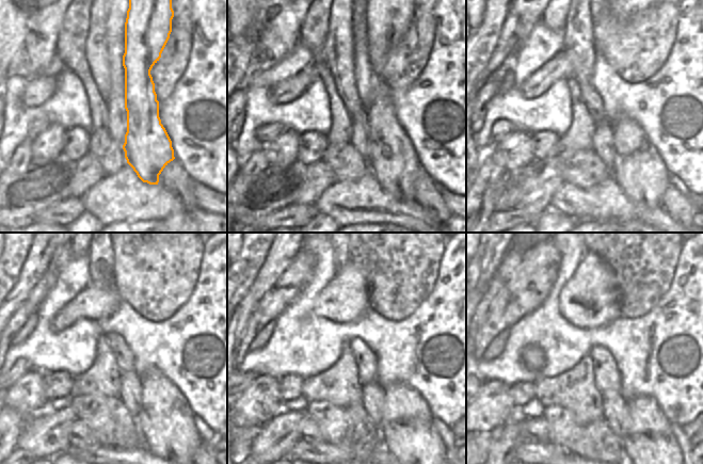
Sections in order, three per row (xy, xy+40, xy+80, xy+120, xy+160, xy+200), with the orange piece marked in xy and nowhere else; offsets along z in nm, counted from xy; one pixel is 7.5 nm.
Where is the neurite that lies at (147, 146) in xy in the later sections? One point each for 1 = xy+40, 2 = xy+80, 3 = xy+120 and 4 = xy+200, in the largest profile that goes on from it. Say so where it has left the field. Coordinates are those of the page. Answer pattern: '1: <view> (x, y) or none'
1: xy+40 (393, 160)
2: xy+80 (638, 169)
3: xy+120 (165, 420)
4: xy+200 (651, 448)

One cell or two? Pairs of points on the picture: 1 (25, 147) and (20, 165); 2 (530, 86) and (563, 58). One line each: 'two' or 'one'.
1: one
2: one

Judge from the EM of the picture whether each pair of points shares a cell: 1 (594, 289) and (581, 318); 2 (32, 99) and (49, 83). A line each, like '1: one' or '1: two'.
1: one
2: one

